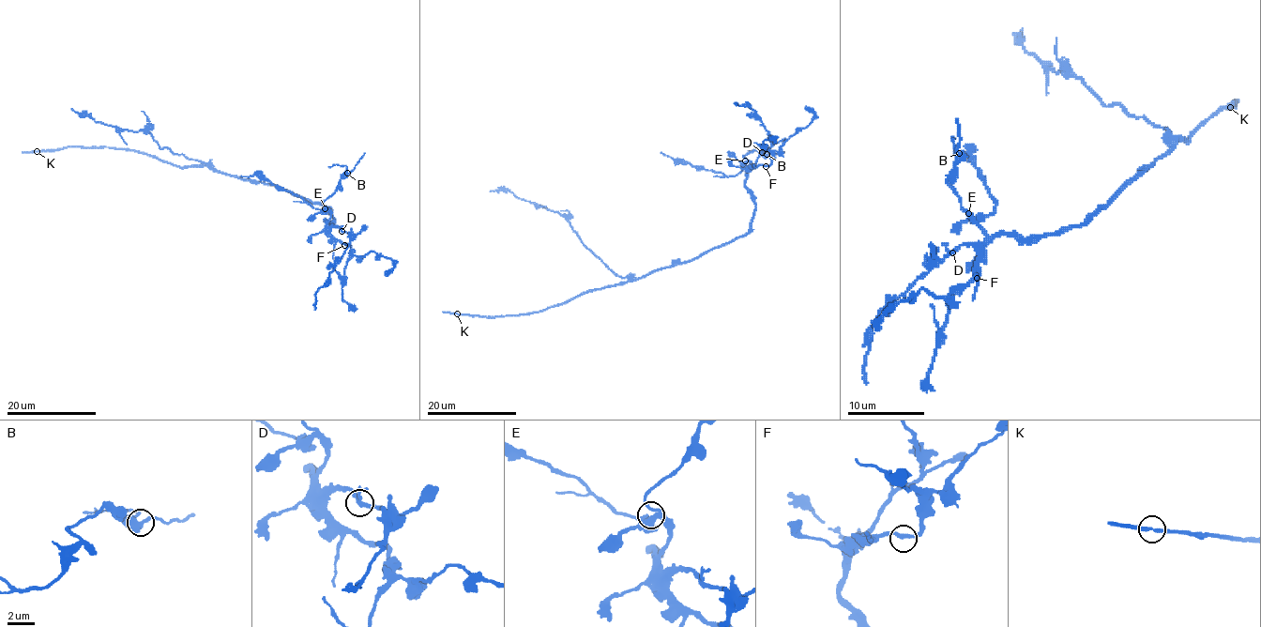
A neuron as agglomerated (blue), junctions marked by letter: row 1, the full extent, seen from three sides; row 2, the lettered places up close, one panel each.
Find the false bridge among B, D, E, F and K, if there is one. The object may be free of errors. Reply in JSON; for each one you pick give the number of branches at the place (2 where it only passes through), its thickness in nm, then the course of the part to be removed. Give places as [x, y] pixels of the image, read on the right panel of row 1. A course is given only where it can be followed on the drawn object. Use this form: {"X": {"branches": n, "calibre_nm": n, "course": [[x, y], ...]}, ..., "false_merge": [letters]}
{"false_merge": []}

